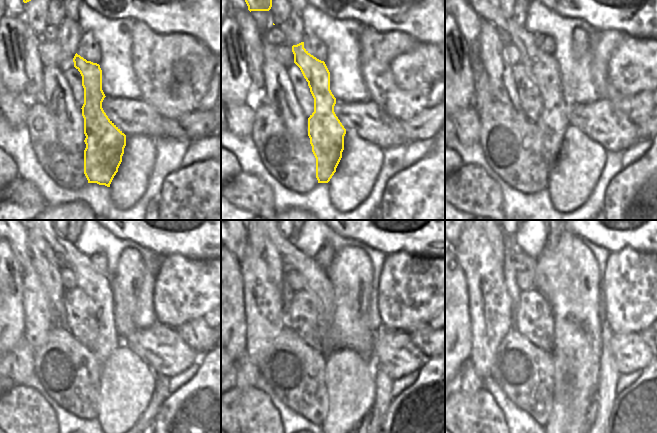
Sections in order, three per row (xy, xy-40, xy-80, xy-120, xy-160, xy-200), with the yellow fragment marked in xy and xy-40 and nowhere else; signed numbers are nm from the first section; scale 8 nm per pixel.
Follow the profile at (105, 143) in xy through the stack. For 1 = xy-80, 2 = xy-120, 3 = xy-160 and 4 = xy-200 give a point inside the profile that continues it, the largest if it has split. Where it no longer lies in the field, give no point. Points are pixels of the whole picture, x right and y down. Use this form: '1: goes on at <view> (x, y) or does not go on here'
1: goes on at xy-80 (542, 68)
2: goes on at xy-120 (97, 286)
3: goes on at xy-160 (315, 278)
4: goes on at xy-200 (532, 267)

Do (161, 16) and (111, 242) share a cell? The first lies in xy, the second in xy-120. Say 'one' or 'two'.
two

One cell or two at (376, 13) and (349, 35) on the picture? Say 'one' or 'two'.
two

